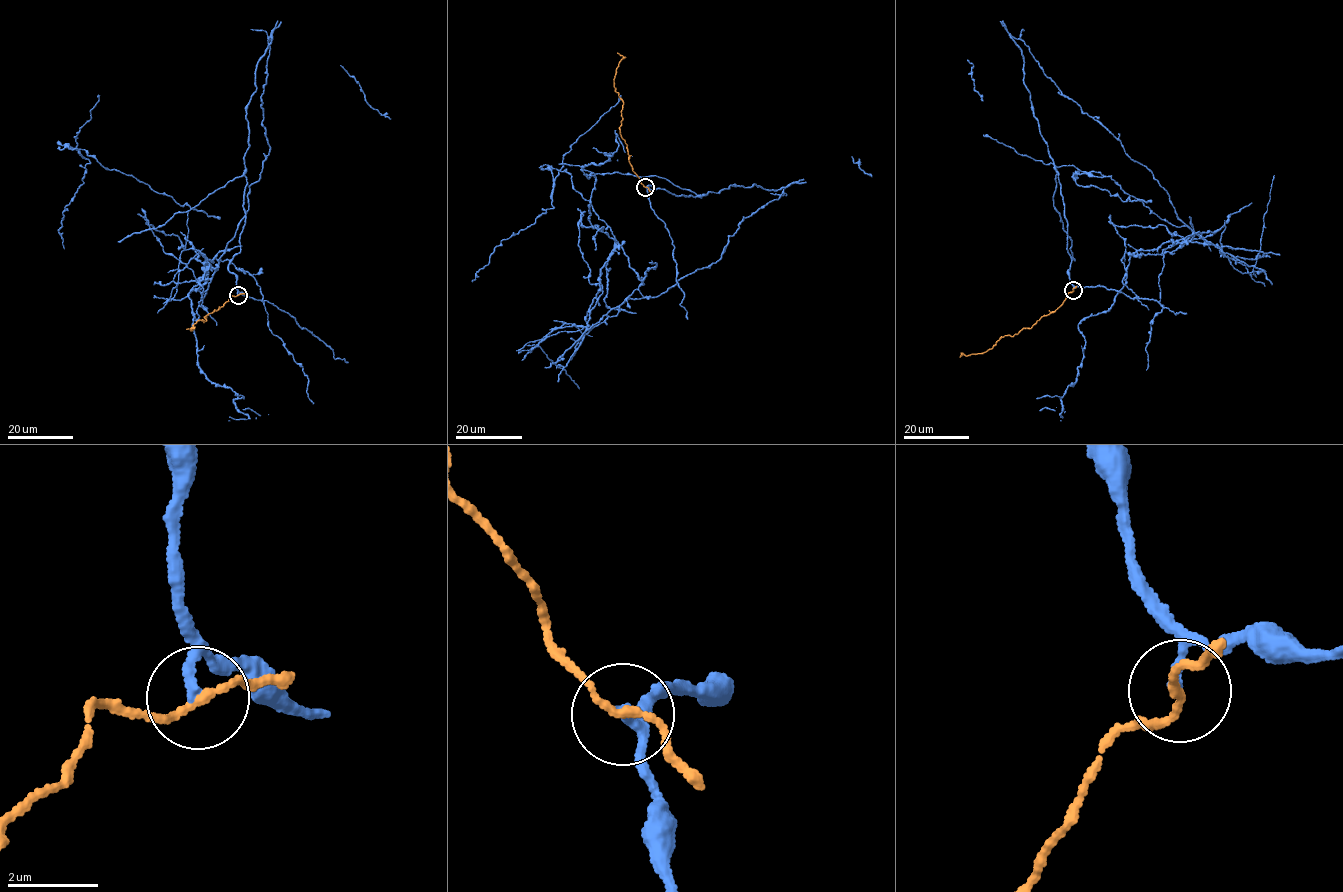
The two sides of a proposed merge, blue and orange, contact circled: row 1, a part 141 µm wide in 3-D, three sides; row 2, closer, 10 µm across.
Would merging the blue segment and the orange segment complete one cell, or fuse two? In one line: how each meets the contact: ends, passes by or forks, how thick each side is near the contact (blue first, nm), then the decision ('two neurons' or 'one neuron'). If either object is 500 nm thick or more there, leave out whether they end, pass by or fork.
blue ends | orange passes by | 200/160 nm | two neurons

